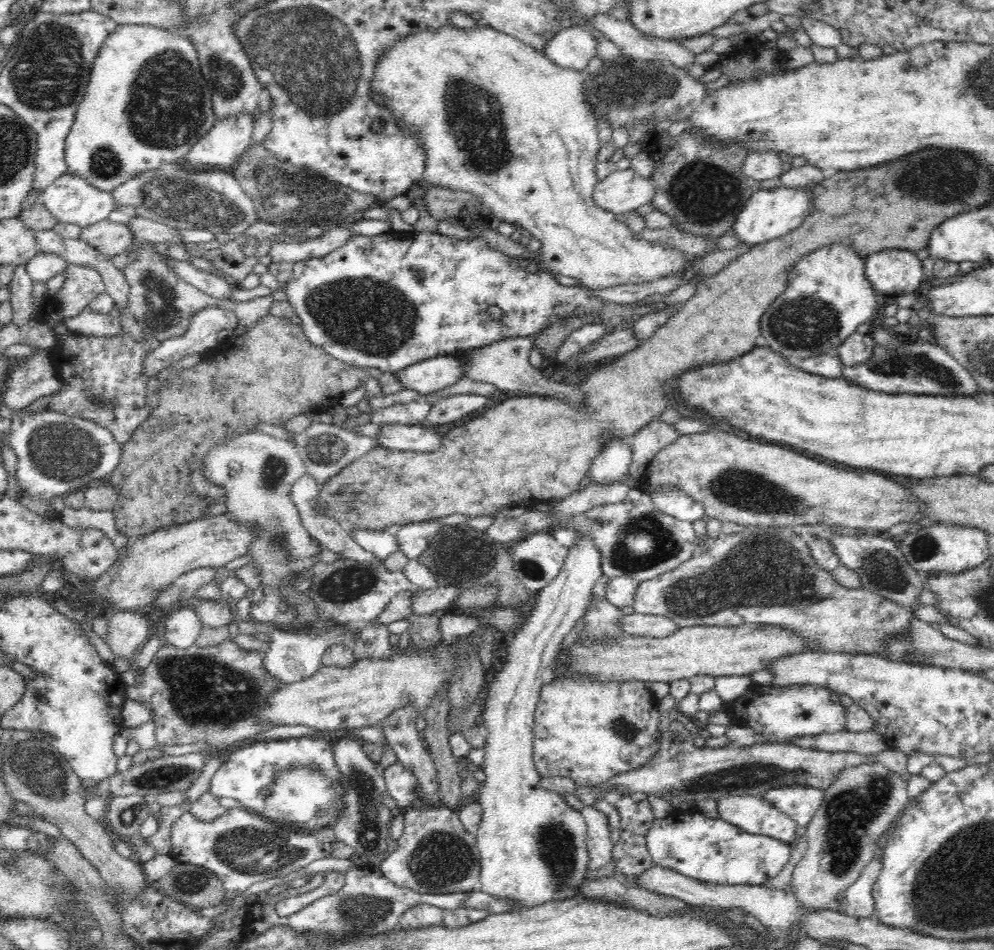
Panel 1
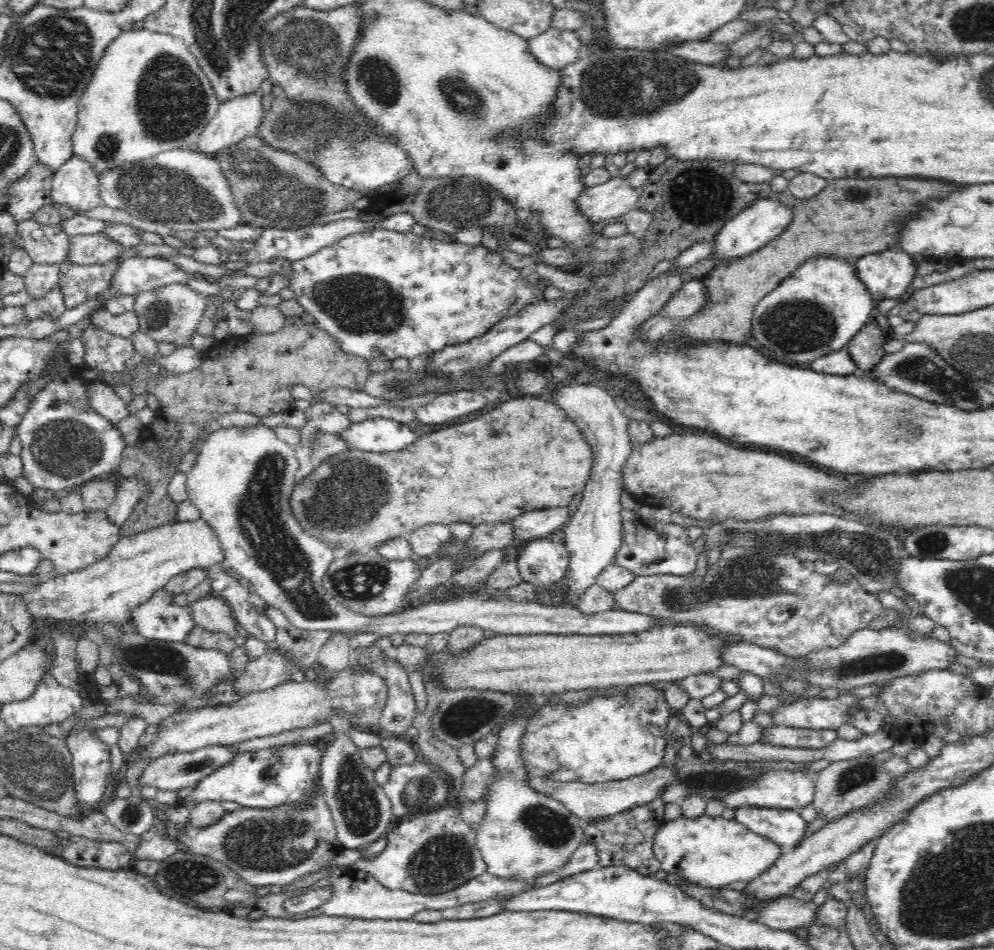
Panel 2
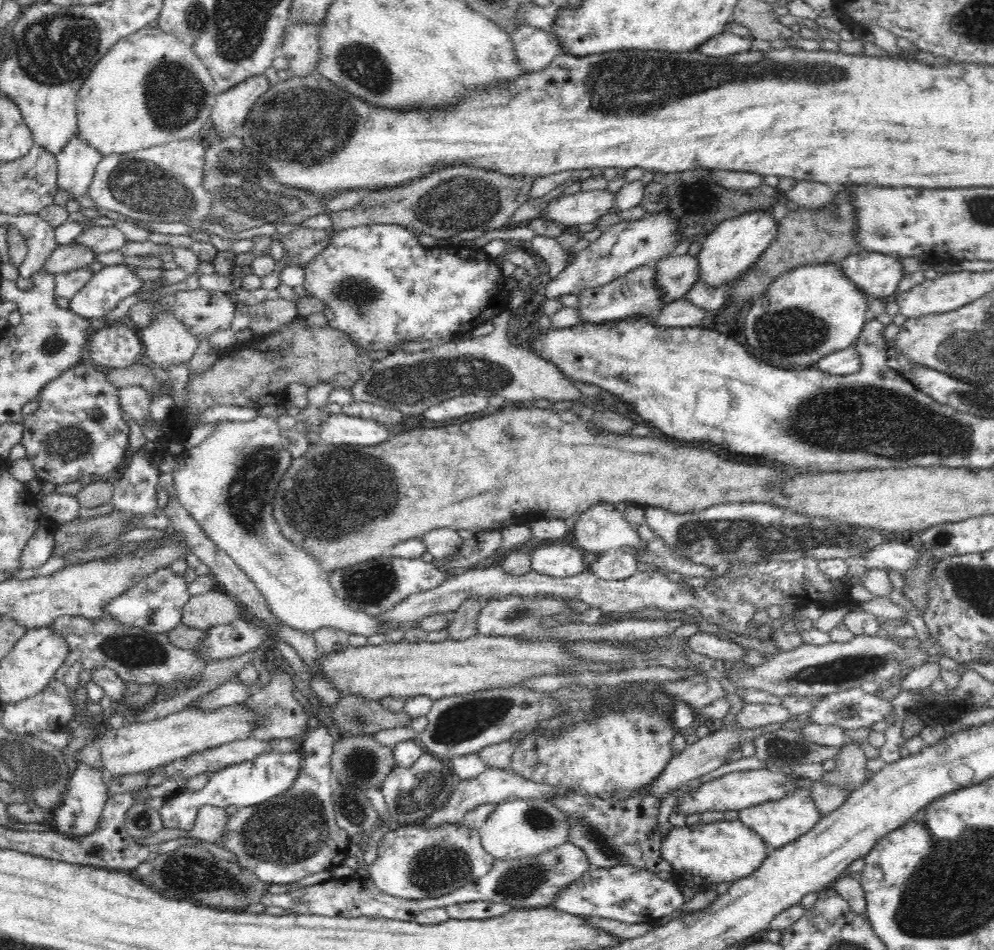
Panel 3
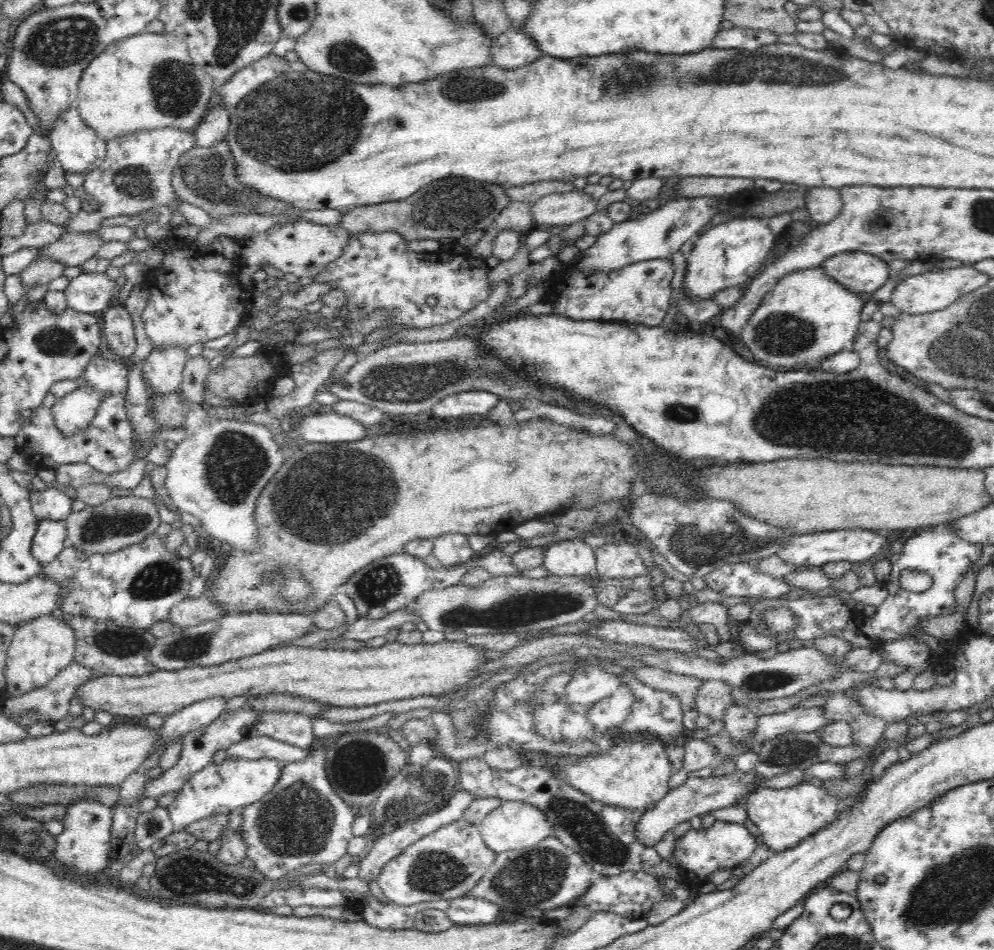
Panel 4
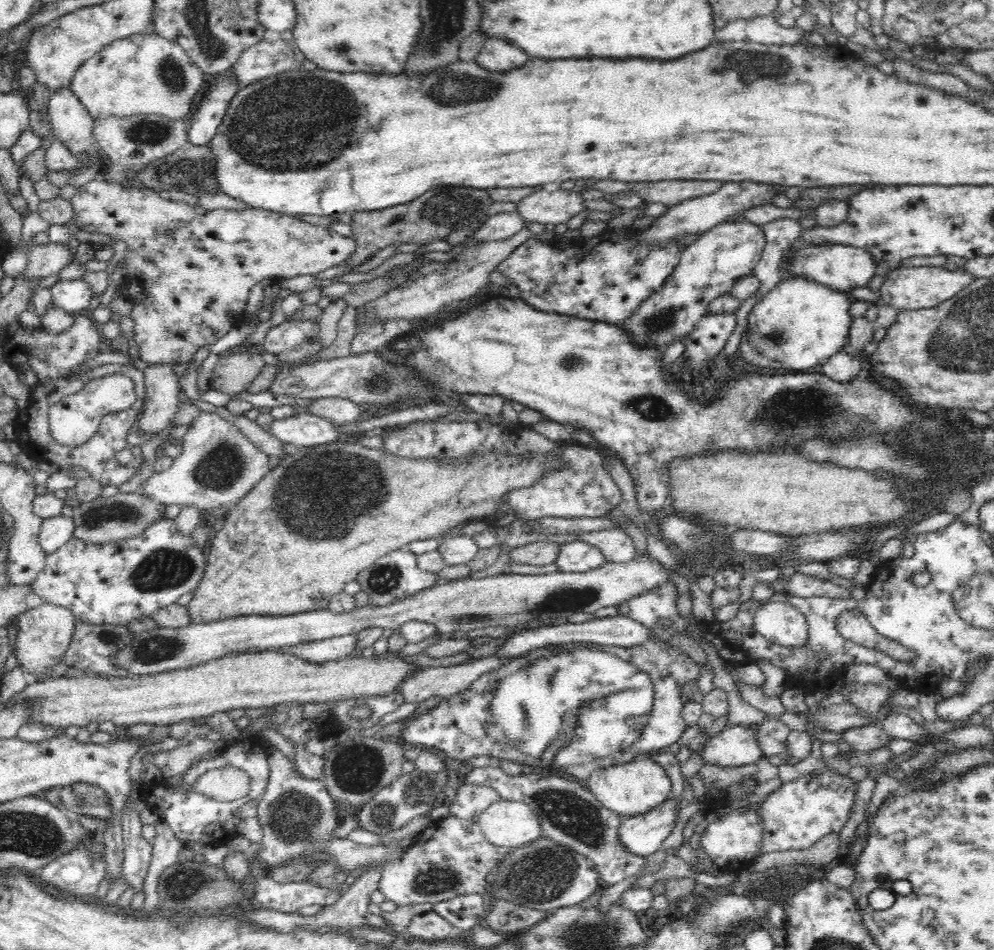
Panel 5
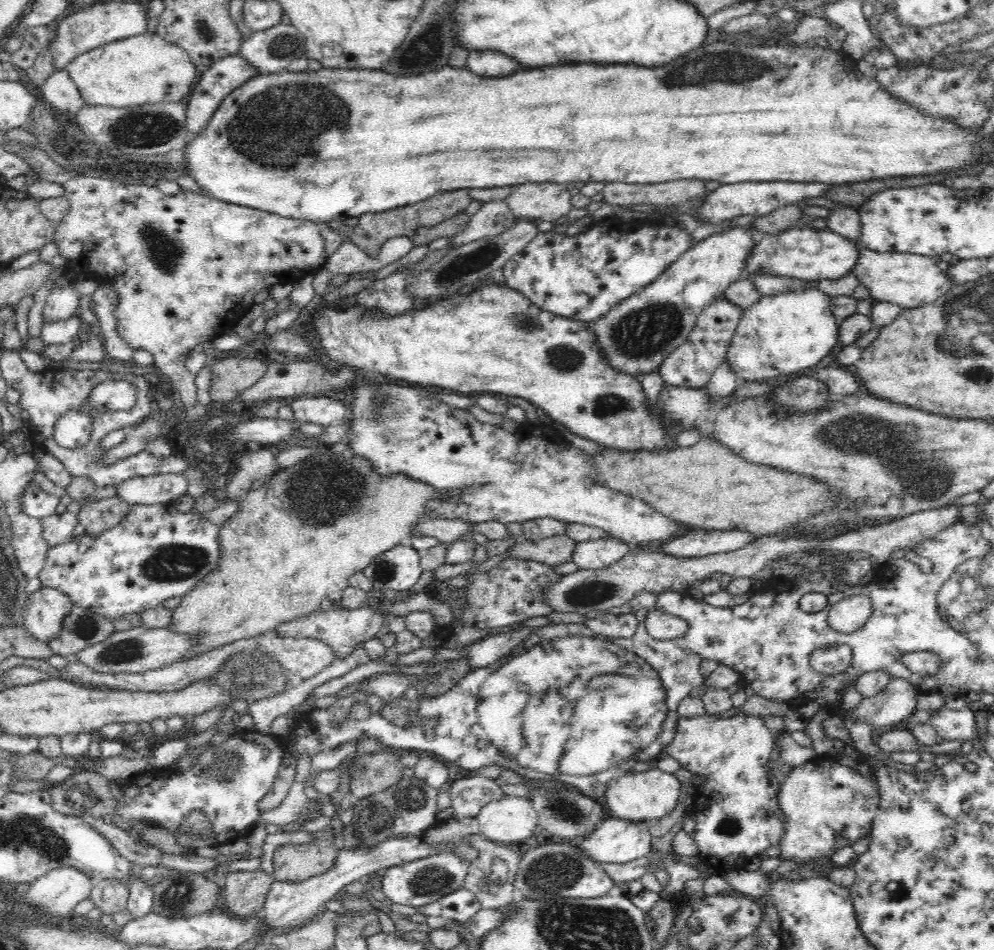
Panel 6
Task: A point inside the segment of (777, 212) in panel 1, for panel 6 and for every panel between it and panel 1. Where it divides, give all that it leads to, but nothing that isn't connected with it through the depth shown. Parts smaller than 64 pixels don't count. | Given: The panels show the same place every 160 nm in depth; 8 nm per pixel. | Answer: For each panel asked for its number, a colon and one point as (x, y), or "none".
2: (766, 218)
3: (727, 252)
4: (726, 255)
5: (708, 267)
6: (637, 335)

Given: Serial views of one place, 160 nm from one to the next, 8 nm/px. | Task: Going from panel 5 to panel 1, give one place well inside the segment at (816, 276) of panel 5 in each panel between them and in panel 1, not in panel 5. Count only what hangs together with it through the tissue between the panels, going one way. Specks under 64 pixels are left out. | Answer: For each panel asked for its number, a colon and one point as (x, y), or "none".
1: (892, 271)
2: (888, 274)
3: (877, 275)
4: (862, 273)

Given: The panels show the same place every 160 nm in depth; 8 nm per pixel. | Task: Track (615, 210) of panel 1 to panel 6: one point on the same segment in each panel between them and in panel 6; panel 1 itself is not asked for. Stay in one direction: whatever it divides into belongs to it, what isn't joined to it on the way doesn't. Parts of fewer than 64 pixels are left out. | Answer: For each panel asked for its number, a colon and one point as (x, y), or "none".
2: (613, 199)
3: (581, 210)
4: (566, 208)
5: (551, 205)
6: (544, 201)

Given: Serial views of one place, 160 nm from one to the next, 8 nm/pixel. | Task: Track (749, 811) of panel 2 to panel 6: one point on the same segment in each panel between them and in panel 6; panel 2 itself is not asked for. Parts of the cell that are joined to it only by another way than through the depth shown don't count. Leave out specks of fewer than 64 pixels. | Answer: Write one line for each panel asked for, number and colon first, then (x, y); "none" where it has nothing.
3: (779, 822)
4: (785, 816)
5: (795, 816)
6: (827, 806)

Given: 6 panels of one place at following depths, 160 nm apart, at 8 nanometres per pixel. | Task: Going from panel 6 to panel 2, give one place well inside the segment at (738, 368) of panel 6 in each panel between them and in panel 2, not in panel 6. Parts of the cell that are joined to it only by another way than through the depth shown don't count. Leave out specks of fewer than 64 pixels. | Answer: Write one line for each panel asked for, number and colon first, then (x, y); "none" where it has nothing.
2: (818, 309)
3: (807, 313)
4: (808, 316)
5: (800, 323)

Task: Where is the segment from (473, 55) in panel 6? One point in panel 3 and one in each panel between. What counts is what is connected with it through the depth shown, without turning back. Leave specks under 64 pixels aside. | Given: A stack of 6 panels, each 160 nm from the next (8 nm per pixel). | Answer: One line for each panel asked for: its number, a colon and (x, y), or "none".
3: (535, 49)
4: (515, 48)
5: (498, 54)

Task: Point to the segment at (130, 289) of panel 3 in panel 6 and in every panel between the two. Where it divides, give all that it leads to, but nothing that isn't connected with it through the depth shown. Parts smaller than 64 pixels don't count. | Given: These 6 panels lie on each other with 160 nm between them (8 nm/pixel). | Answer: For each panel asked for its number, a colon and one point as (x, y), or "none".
4: (90, 293)
5: (73, 296)
6: (63, 301)

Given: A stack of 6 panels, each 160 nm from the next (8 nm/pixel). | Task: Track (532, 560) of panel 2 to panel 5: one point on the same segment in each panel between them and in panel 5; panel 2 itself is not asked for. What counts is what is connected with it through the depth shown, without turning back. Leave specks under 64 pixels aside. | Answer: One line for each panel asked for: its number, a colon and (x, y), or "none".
3: (559, 560)
4: (573, 557)
5: (579, 556)

